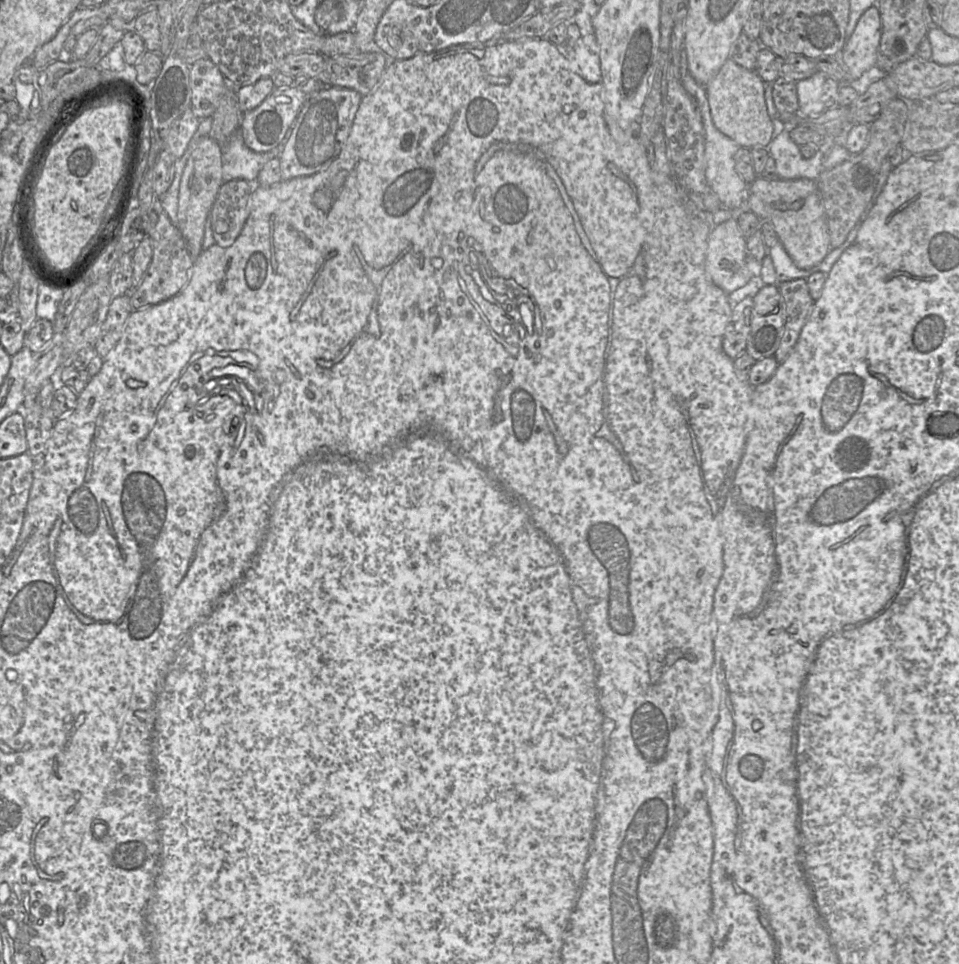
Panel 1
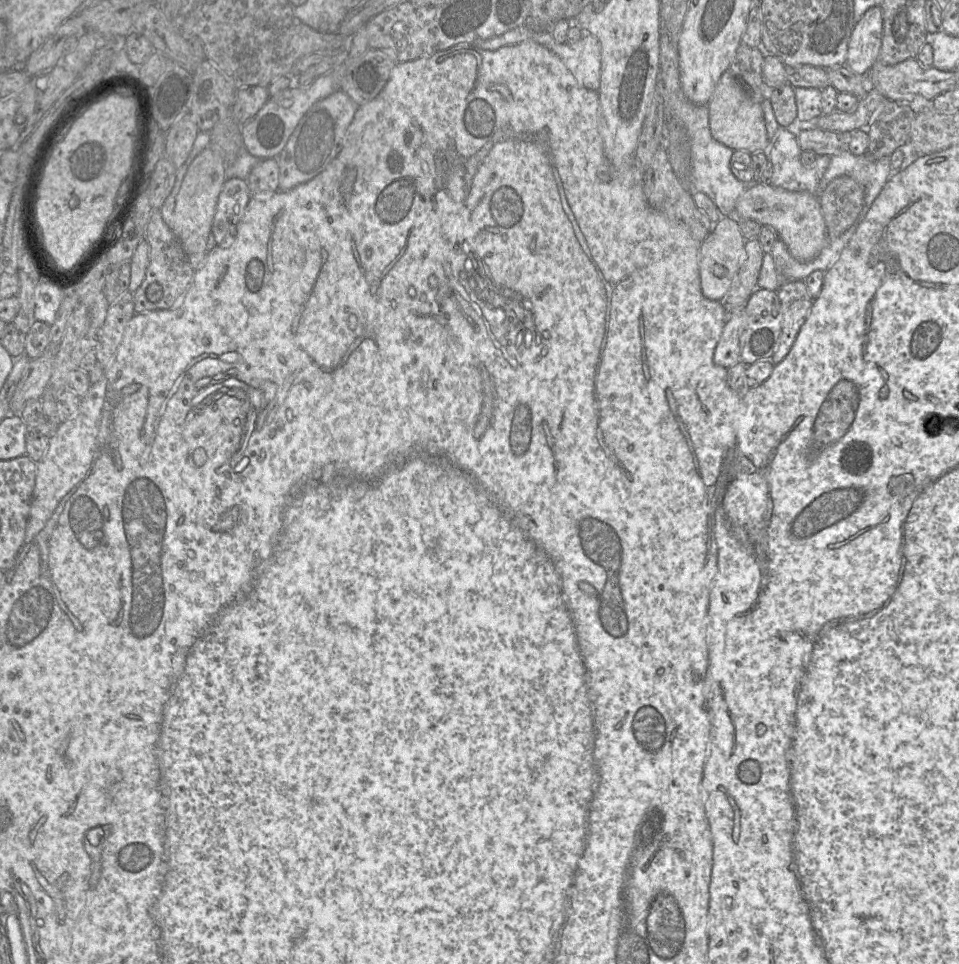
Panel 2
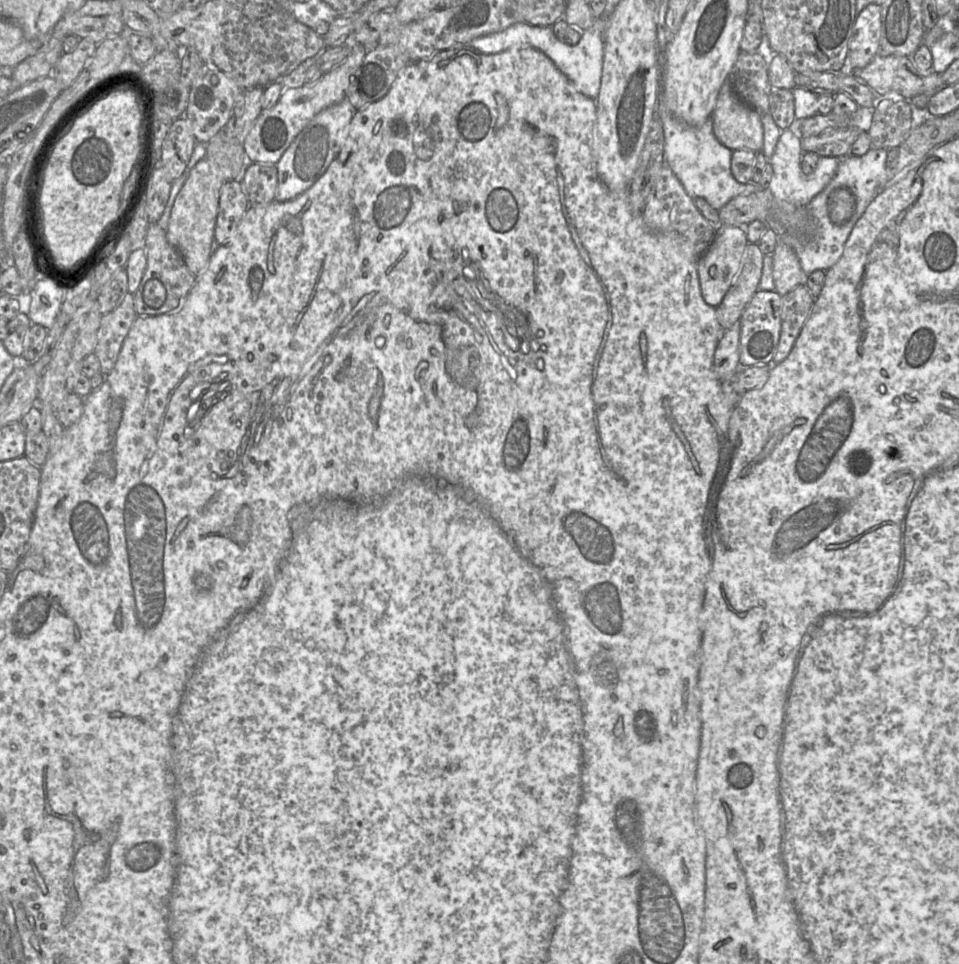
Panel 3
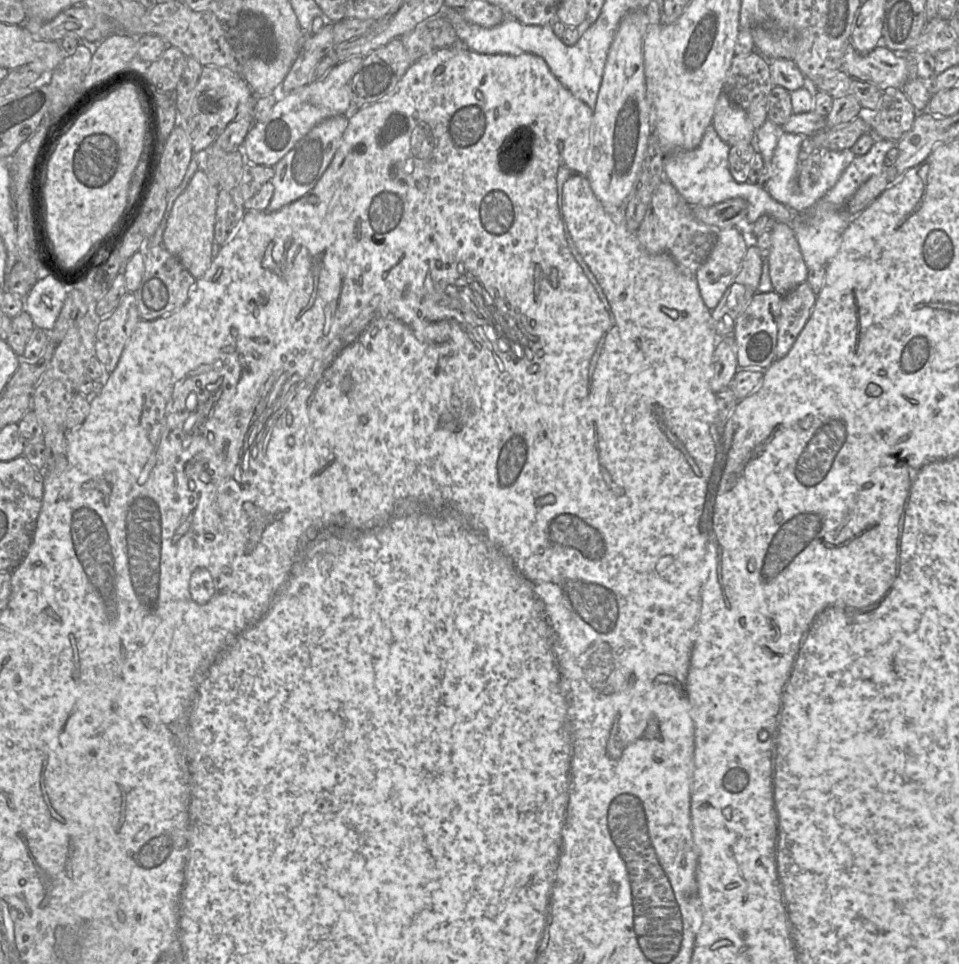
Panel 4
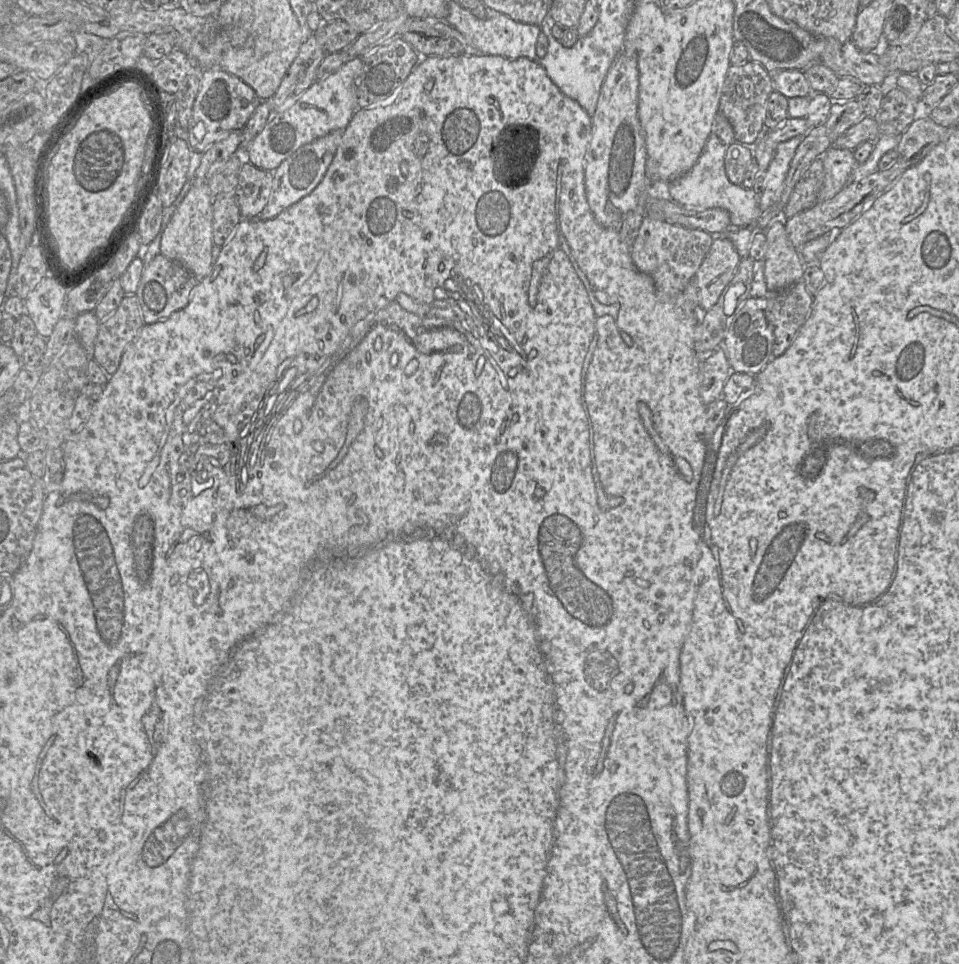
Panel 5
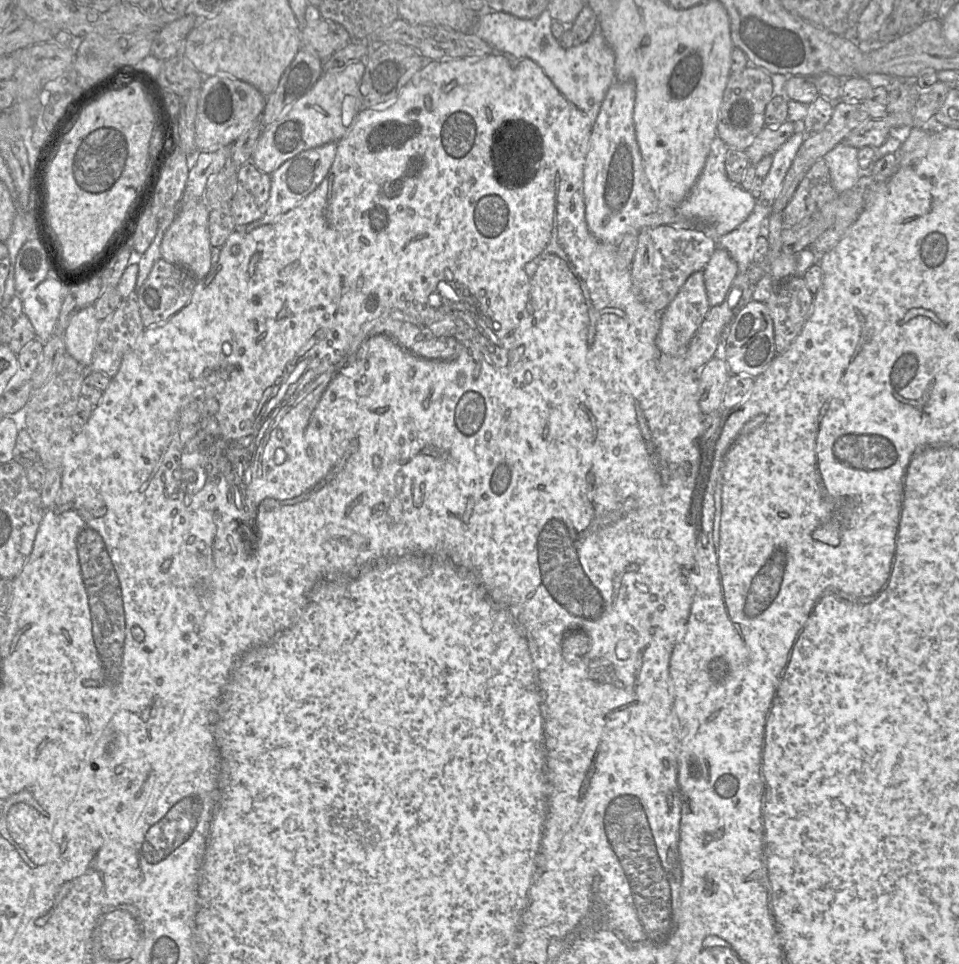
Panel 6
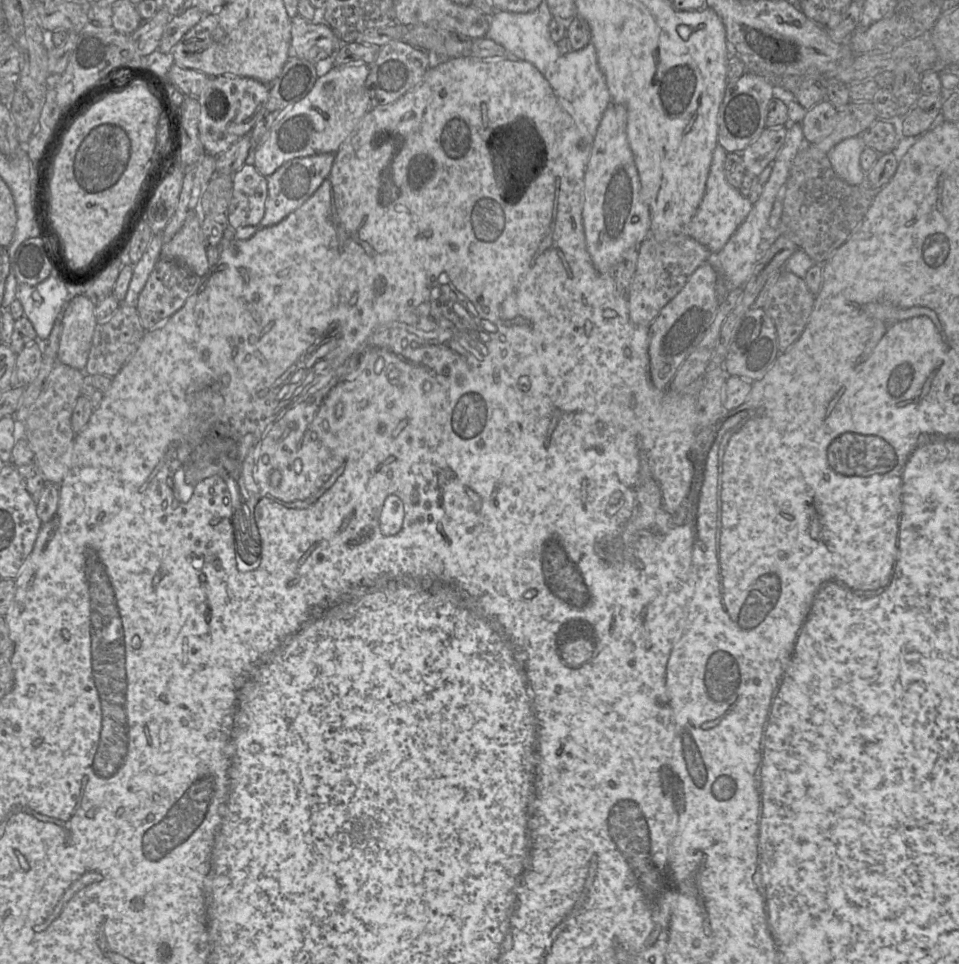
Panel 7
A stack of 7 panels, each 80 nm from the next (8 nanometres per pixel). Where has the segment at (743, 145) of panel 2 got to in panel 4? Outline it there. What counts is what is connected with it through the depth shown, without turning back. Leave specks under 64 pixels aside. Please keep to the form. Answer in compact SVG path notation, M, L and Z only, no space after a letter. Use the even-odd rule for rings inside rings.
M723 92L715 105L712 125L719 138L729 146L752 143L756 131L745 110L733 105Z

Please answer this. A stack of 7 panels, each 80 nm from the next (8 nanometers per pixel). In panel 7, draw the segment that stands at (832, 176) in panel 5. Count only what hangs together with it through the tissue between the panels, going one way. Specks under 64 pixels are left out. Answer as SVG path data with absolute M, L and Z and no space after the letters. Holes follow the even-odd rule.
M854 136L842 140L827 153L835 173L850 185L858 185L865 180L866 172L860 165L865 147L862 138Z

